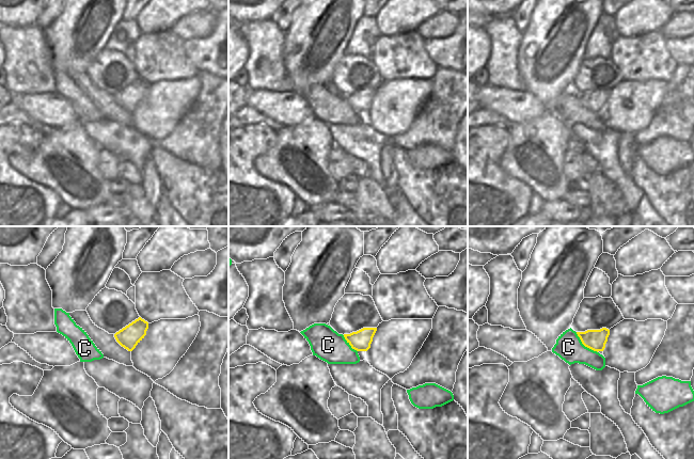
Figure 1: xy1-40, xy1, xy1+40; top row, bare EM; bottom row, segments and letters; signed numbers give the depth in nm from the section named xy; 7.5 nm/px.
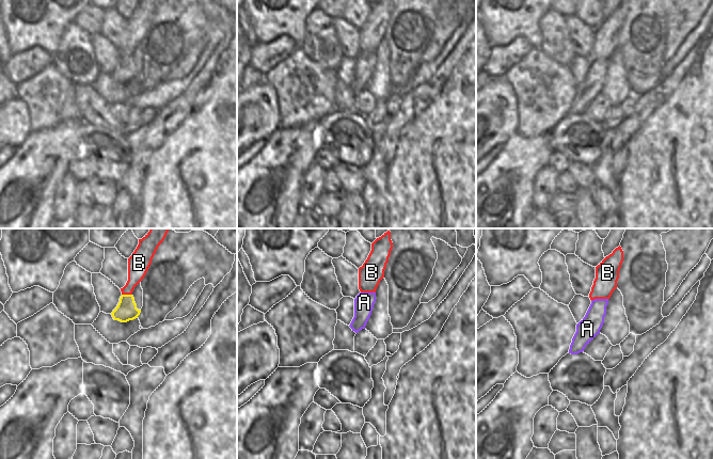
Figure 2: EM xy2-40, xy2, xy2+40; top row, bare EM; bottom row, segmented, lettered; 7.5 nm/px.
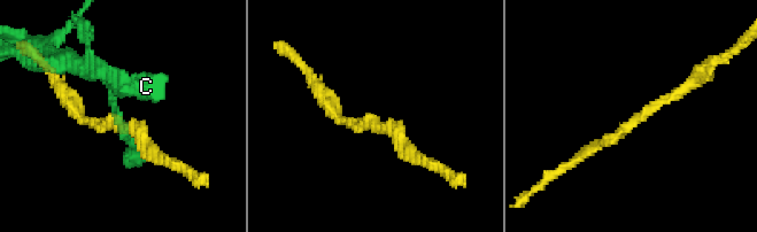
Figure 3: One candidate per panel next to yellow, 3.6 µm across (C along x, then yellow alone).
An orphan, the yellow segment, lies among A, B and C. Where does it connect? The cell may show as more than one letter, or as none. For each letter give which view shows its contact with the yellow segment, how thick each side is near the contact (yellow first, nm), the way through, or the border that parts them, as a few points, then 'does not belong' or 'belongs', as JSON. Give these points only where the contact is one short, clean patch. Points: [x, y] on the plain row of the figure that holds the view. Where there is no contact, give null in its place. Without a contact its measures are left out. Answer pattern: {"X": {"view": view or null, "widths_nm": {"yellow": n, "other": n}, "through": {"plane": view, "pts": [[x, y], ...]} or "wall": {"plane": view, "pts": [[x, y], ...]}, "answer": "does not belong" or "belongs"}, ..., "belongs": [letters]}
{"A": {"view": null, "answer": "belongs"}, "B": {"view": "xy2-40", "widths_nm": {"yellow": 160, "other": 160}, "wall": {"plane": "xy2-40", "pts": [[122, 54], [131, 56]]}, "answer": "does not belong"}, "C": {"view": "xy1+40", "widths_nm": {"yellow": 160, "other": 200}, "wall": {"plane": "xy1+40", "pts": [[576, 93], [585, 107], [597, 113]]}, "answer": "does not belong"}, "belongs": ["A"]}

